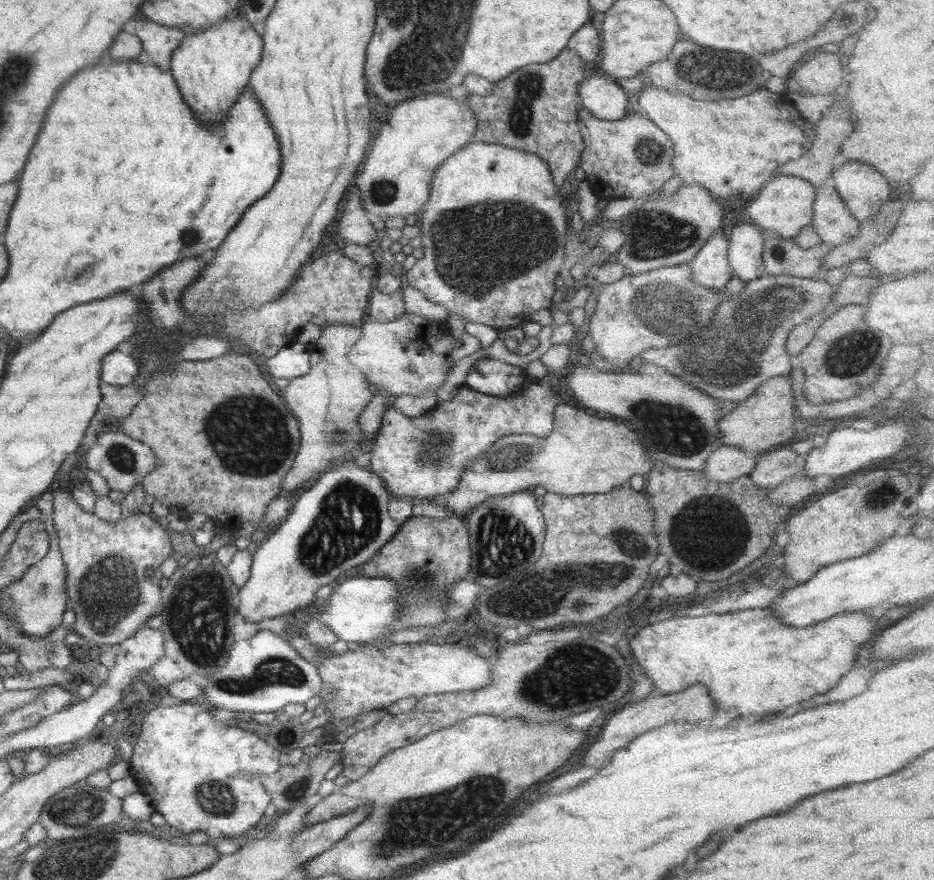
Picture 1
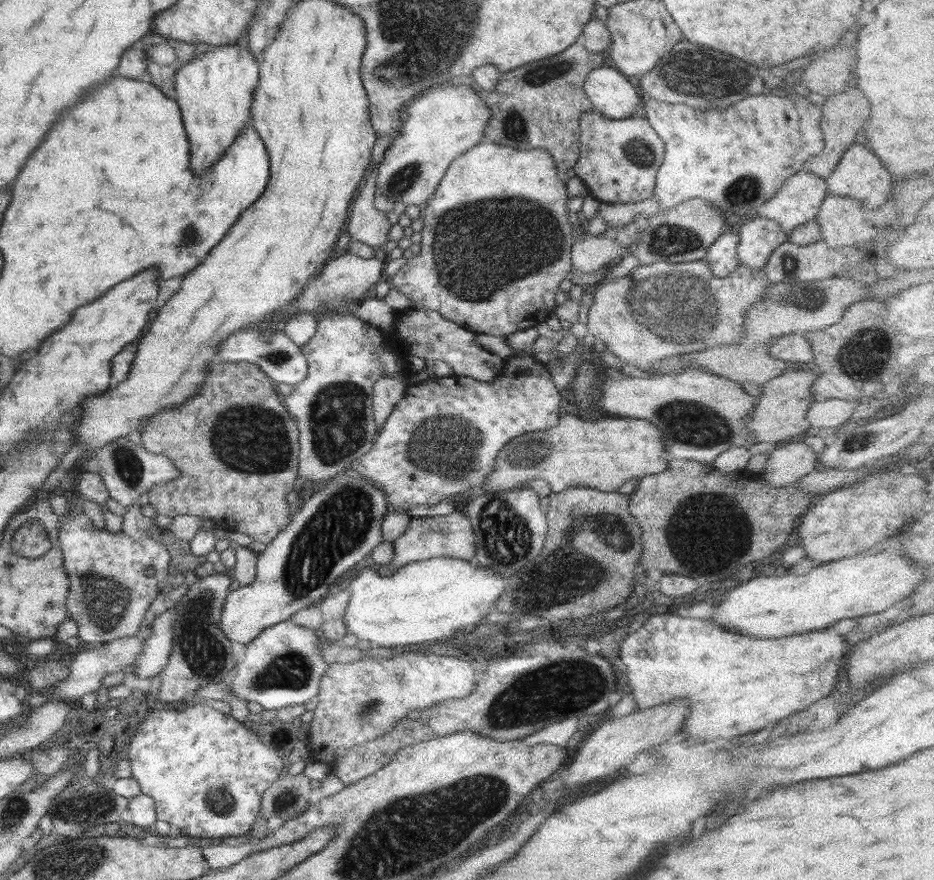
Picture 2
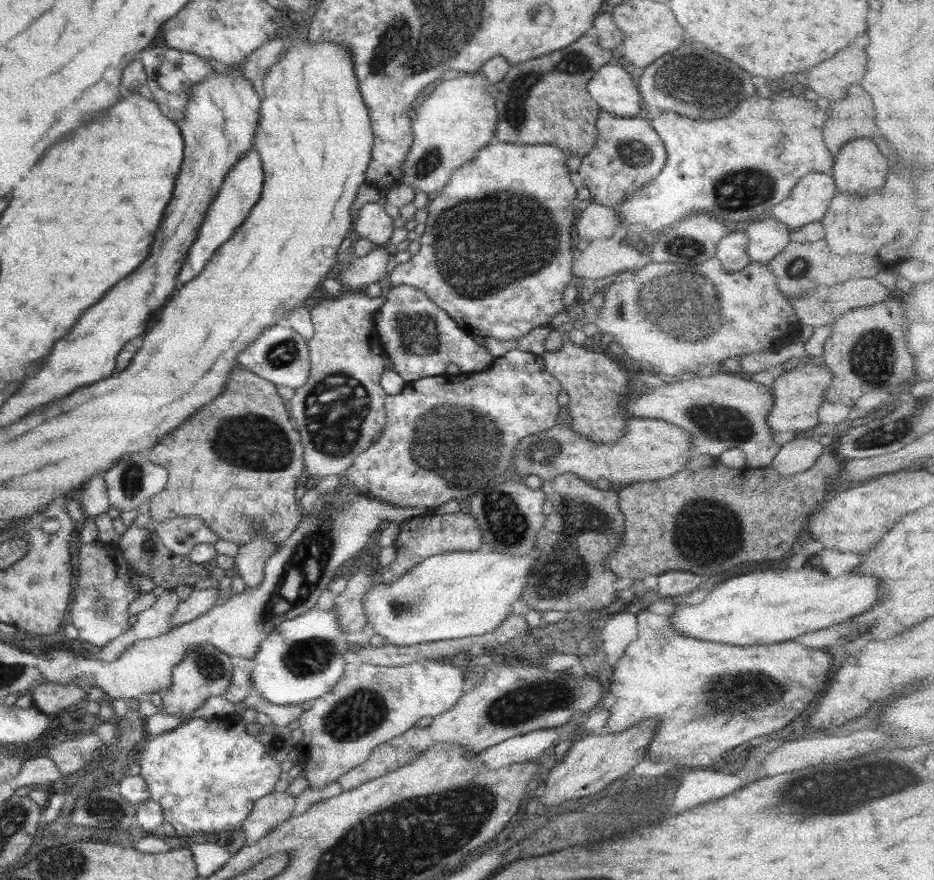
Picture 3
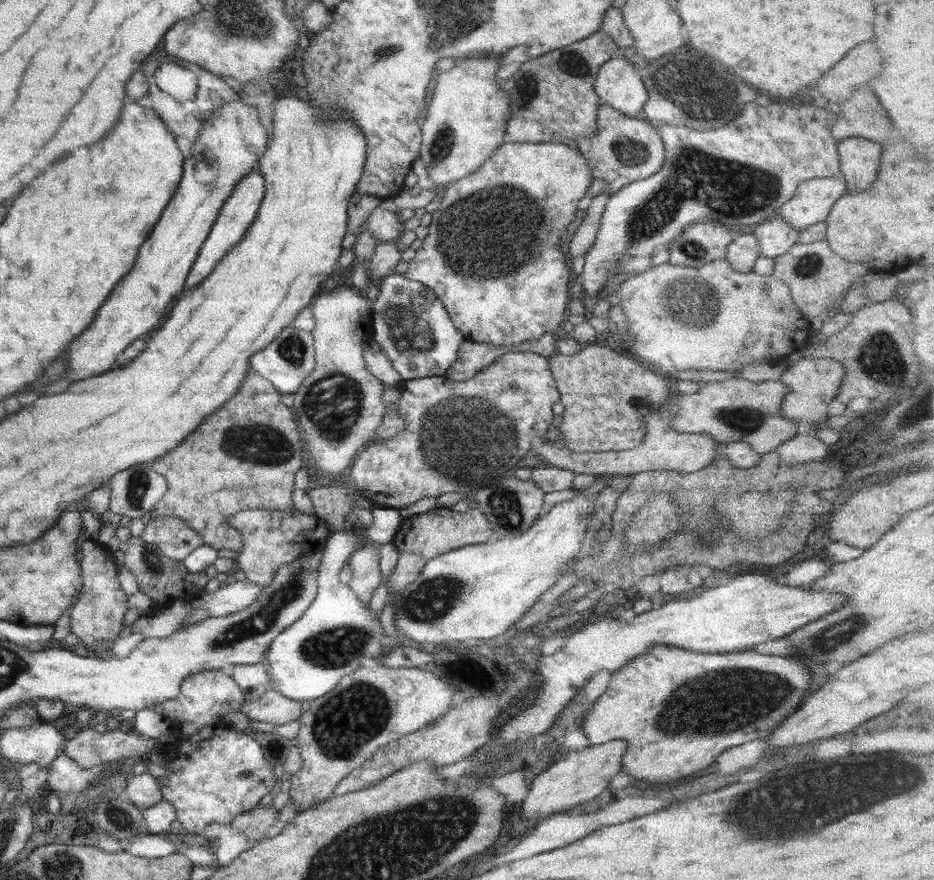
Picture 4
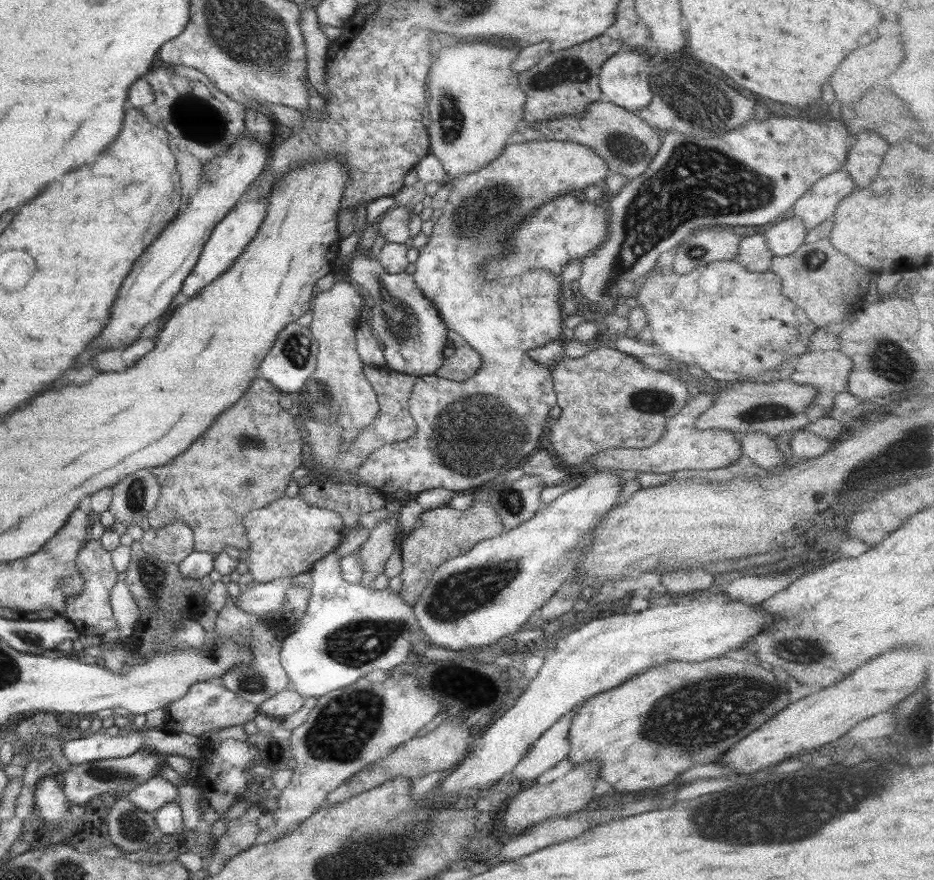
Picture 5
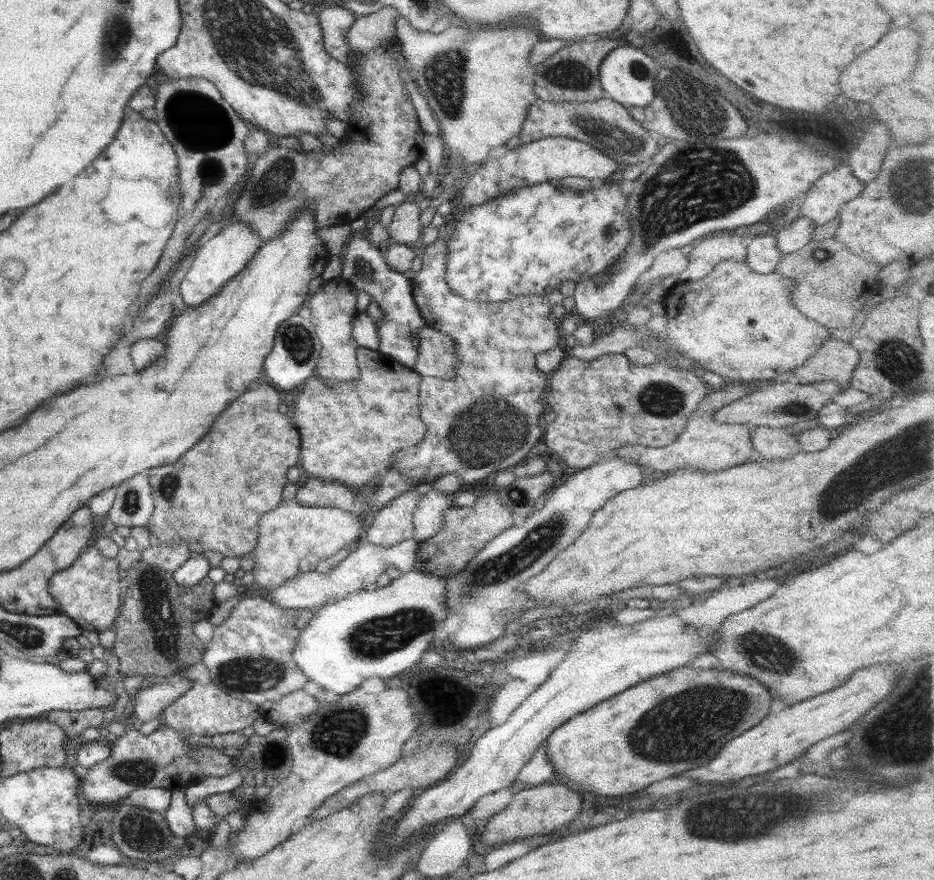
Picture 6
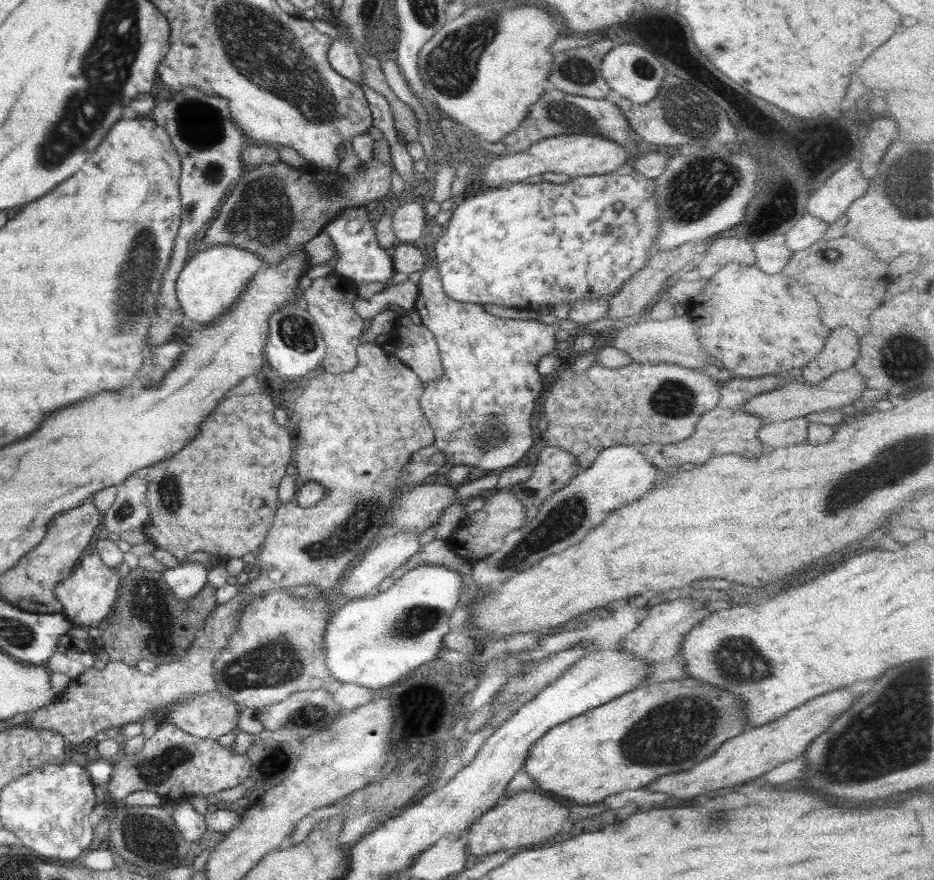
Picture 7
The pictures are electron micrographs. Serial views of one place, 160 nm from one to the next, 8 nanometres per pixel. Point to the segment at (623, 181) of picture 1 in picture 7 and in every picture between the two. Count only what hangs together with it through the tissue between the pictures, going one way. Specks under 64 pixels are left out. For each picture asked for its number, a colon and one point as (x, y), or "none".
2: (619, 159)
3: (627, 154)
4: (625, 149)
5: (627, 143)
6: (607, 125)
7: (555, 112)

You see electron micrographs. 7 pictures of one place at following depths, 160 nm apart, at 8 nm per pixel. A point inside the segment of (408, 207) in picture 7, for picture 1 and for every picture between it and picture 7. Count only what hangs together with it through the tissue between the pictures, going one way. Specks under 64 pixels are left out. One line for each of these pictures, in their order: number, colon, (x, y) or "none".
1: (355, 226)
2: (366, 224)
3: (373, 223)
4: (384, 225)
5: (394, 226)
6: (405, 227)

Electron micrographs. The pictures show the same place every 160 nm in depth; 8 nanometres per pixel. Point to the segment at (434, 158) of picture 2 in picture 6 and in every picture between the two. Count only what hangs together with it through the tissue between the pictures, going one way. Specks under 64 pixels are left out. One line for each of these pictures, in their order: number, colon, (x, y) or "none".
3: (459, 118)
4: (466, 121)
5: (476, 103)
6: (478, 80)

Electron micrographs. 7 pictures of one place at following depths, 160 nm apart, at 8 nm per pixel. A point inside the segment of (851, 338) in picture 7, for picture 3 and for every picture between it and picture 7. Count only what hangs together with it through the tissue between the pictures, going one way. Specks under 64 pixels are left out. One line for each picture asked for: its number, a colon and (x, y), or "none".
3: (797, 394)
4: (814, 382)
5: (829, 372)
6: (836, 361)

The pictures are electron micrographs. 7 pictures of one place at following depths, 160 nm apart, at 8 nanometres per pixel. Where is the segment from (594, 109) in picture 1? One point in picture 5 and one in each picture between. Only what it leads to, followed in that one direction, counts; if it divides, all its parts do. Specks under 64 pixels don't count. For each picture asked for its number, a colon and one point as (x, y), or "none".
2: (610, 92)
3: (611, 87)
4: (617, 83)
5: (623, 79)

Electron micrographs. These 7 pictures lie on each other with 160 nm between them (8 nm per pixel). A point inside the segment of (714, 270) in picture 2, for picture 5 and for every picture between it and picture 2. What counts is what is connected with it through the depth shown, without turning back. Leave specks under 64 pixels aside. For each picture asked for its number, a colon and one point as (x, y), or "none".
3: (732, 253)
4: (742, 252)
5: (754, 254)

